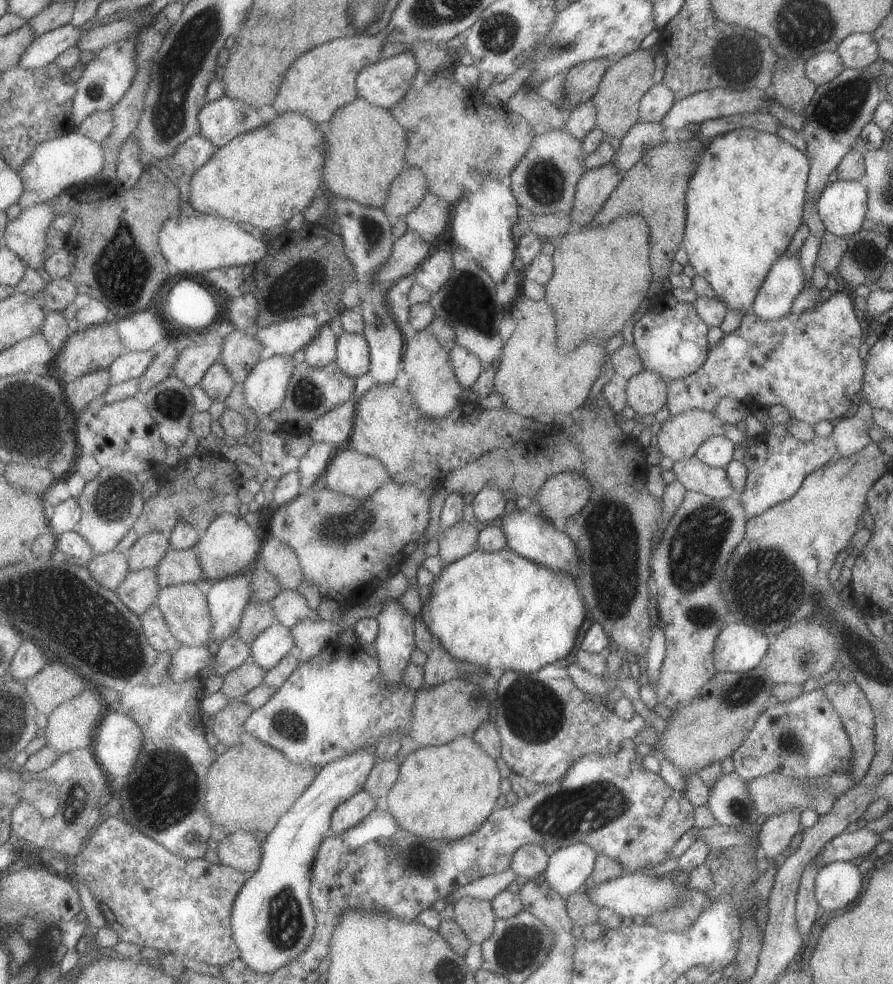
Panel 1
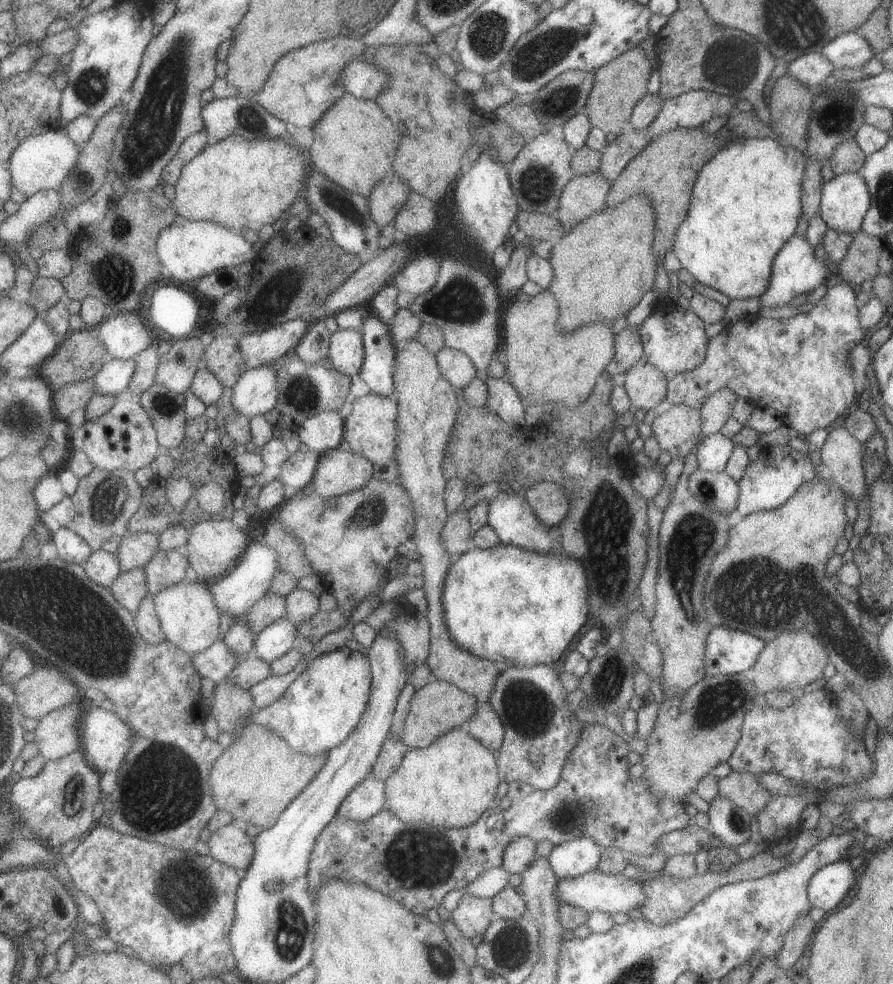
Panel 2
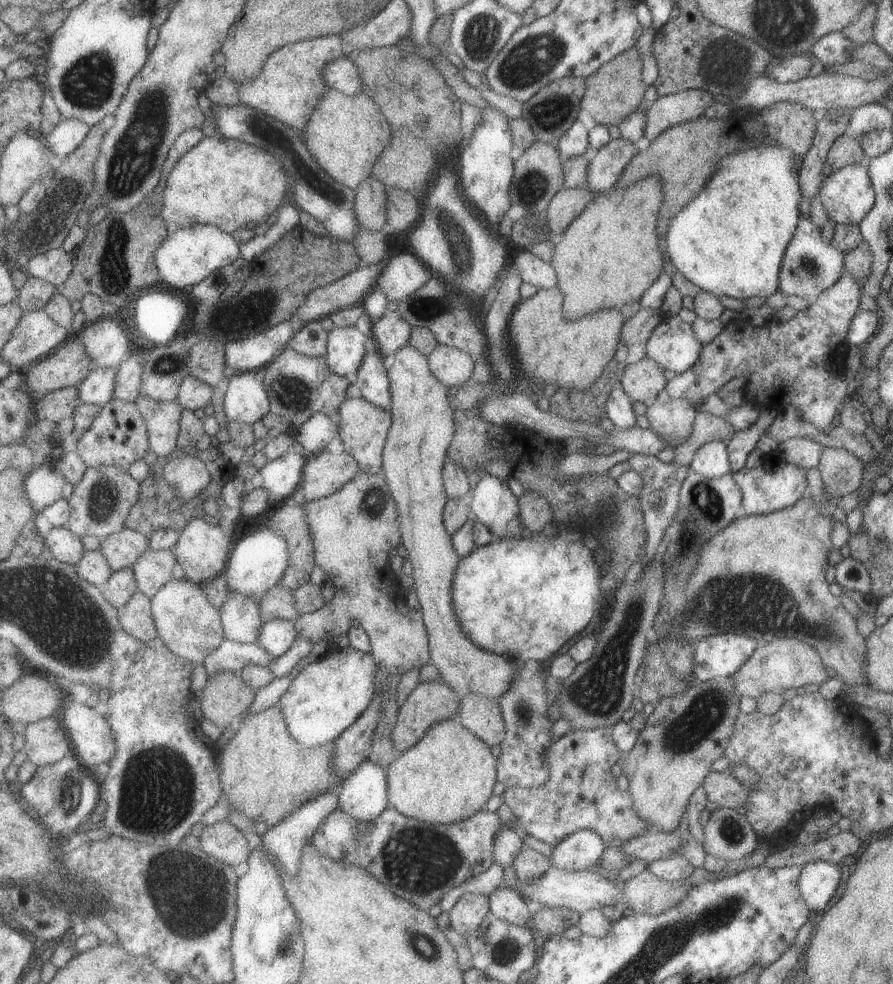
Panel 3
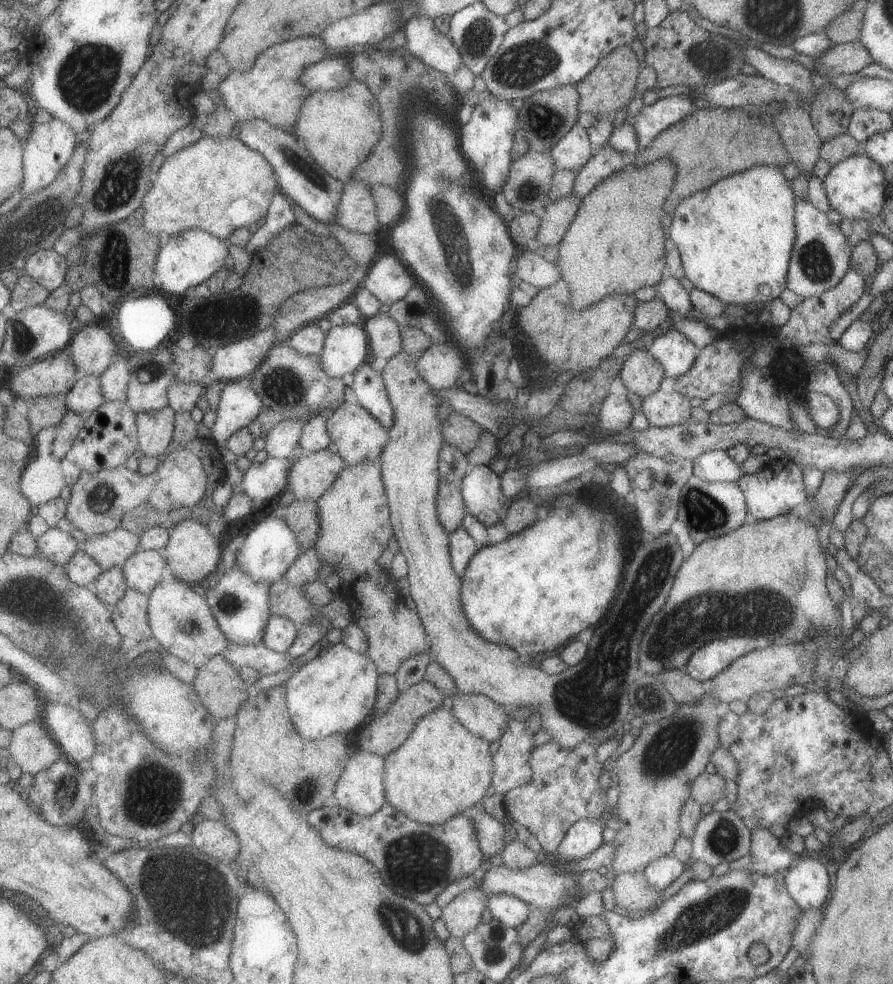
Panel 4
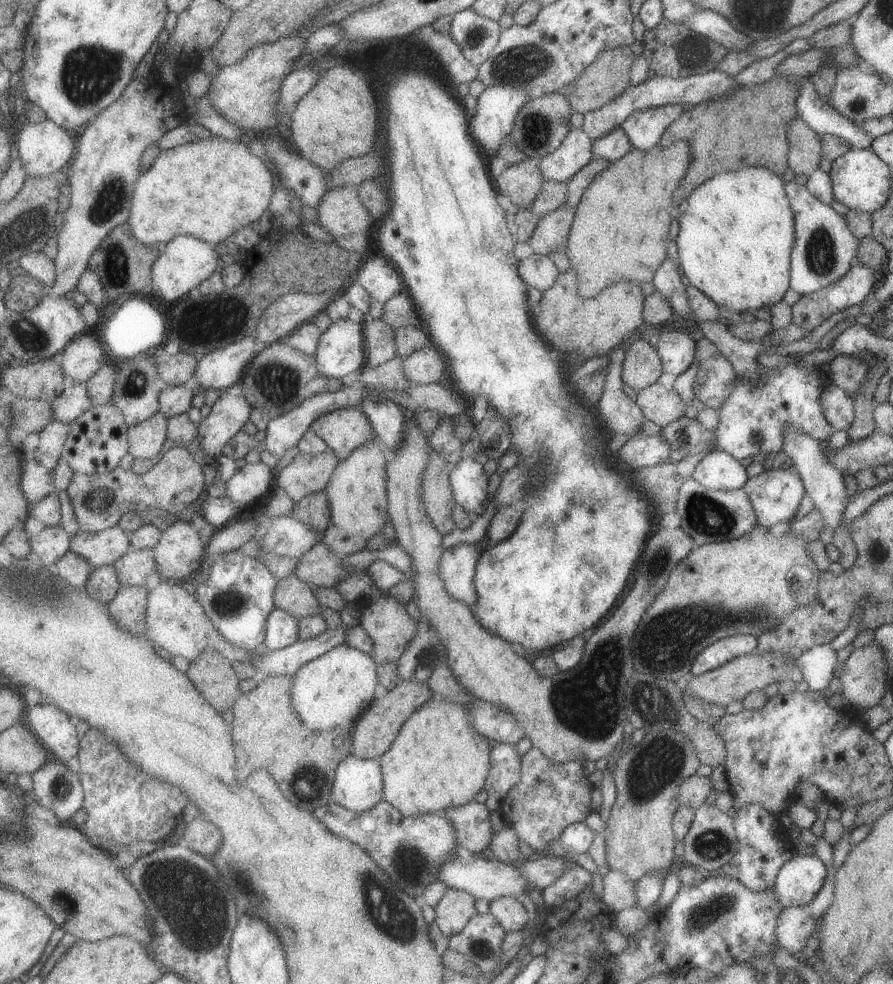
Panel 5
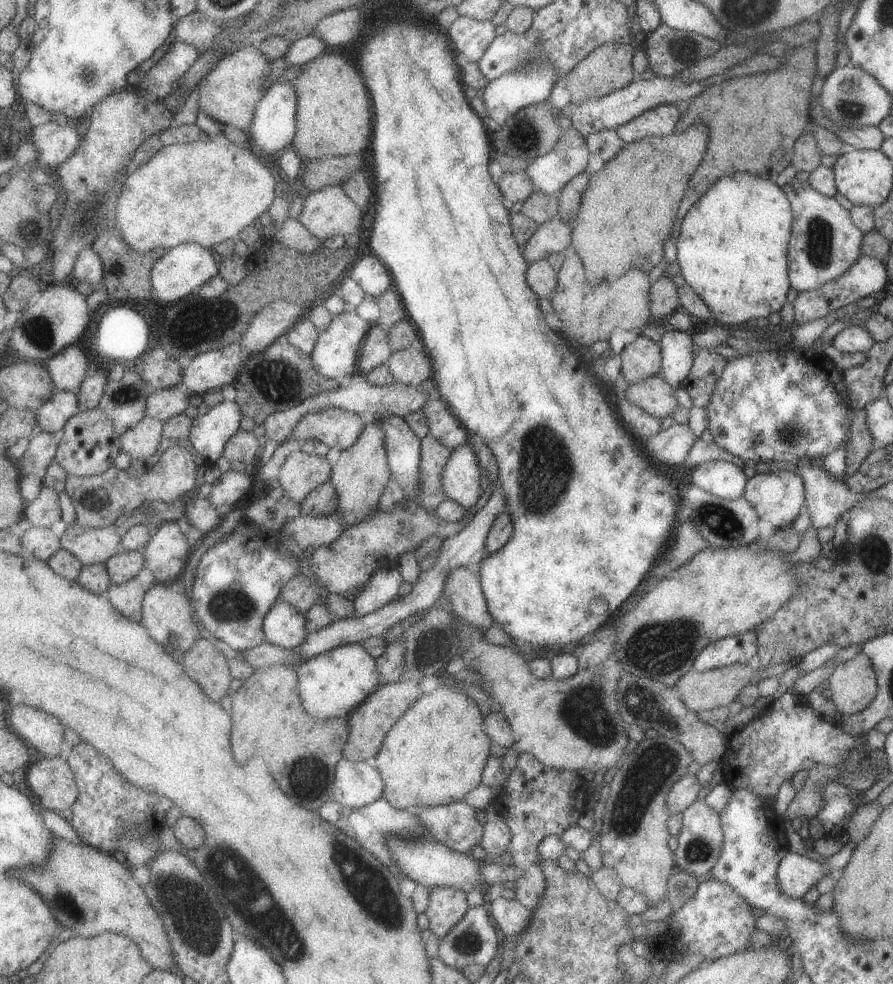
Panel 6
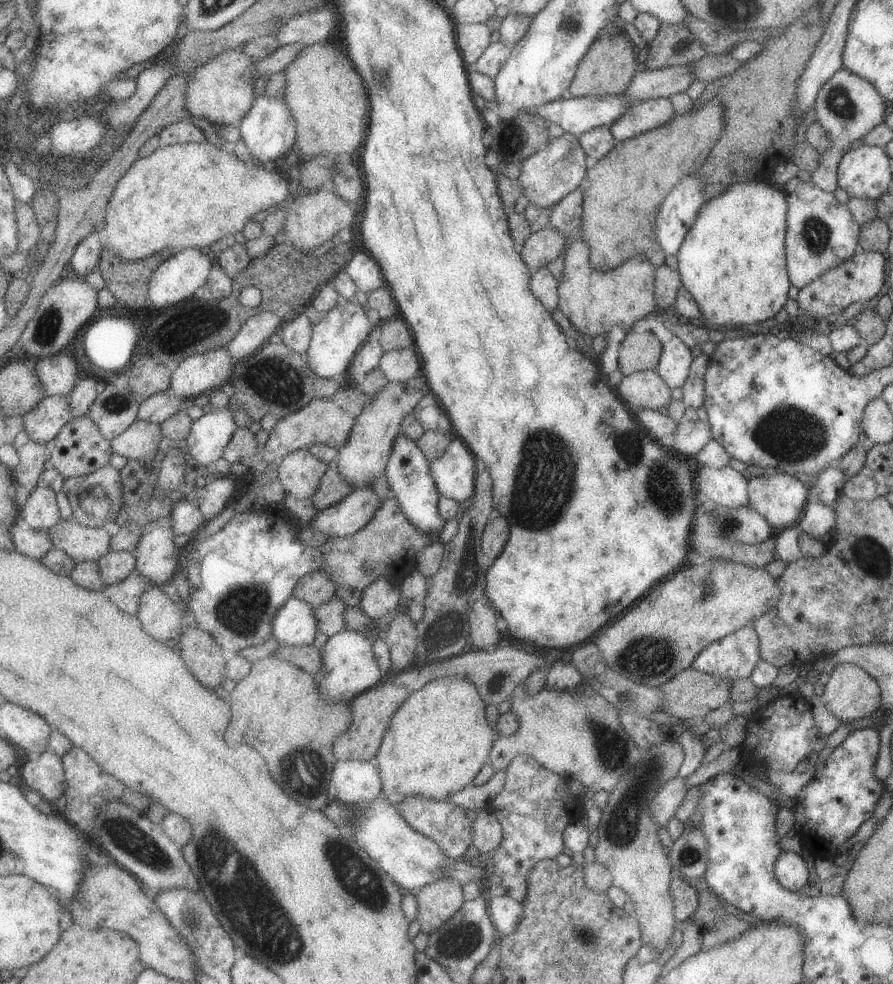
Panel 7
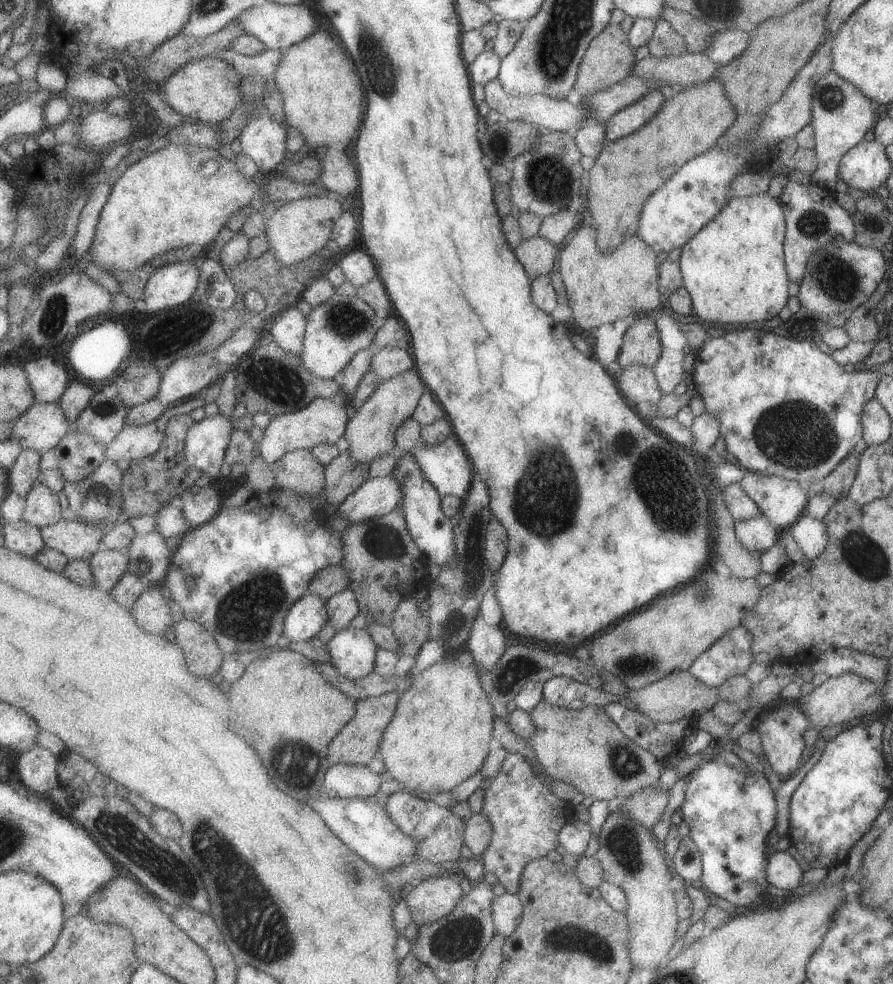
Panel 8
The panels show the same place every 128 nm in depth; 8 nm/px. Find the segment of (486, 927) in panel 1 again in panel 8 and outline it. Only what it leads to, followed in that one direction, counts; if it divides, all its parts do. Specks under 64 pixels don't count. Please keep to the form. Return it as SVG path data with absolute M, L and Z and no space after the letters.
M441 875L421 881L404 893L412 908L414 922L419 927L433 924L450 915L458 907L463 895L465 892L457 879Z

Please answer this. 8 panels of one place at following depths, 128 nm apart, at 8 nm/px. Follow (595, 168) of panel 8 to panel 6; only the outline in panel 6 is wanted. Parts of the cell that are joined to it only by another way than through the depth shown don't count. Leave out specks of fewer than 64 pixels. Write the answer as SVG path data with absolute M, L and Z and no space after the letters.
M698 123L680 133L673 132L664 137L646 137L633 143L625 143L610 161L603 163L599 172L591 174L581 196L579 216L574 220L571 246L581 256L585 266L584 277L592 287L617 279L630 268L639 268L641 272L648 273L661 262L663 242L671 234L677 204L686 188L687 179L703 158L707 137L708 129Z

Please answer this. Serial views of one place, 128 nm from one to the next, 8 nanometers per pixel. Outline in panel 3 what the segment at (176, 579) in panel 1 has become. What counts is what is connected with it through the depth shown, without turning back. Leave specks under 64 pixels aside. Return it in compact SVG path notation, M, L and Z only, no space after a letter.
M147 550L133 566L138 590L153 598L174 579L177 564L178 558L173 550Z

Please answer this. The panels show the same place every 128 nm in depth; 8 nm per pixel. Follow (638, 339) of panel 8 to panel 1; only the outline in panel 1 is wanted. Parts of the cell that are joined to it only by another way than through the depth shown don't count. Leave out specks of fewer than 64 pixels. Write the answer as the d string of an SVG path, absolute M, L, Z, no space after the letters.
M641 370L637 375L630 376L626 380L624 391L626 392L626 404L631 407L635 417L644 417L647 414L655 414L657 410L666 404L667 382L654 372Z

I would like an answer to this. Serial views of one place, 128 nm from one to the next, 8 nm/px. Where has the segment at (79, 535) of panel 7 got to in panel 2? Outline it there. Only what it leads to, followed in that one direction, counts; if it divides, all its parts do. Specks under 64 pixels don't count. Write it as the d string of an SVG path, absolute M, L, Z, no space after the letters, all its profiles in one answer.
M150 532L132 533L119 540L120 550L117 554L122 562L122 570L145 569L161 550L160 542L160 534Z

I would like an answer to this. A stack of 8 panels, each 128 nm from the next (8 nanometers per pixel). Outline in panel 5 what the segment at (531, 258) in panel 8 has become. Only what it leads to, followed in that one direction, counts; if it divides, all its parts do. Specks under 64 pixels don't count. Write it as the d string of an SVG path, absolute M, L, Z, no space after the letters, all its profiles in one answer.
M565 204L540 219L527 243L537 255L547 255L551 252L566 253L573 220L575 220L575 209Z

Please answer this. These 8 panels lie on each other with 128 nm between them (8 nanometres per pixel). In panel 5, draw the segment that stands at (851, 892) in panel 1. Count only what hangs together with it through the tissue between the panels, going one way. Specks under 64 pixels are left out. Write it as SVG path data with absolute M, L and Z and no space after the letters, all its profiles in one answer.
M814 854L793 855L777 873L774 891L782 908L809 904L822 887L828 872Z

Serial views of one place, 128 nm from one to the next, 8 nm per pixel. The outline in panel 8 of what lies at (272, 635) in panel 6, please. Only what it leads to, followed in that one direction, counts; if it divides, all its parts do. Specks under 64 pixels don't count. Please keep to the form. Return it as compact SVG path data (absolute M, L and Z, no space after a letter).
M311 592L303 595L289 611L284 636L291 642L315 638L330 620L326 600Z

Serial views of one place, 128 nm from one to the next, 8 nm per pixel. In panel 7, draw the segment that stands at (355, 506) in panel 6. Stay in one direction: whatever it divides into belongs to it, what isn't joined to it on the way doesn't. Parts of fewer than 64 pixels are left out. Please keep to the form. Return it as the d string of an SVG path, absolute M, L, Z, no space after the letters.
M425 374L406 383L390 382L357 416L351 438L340 448L338 456L340 473L348 484L355 487L355 490L371 486L373 479L386 474L395 439L402 432L403 421L429 393L433 393L433 390Z

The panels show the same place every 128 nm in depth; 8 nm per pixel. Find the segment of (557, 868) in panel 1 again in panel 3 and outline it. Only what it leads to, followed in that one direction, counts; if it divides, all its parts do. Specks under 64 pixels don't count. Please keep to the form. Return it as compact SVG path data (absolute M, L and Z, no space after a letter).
M583 829L570 834L554 847L550 858L556 867L570 871L597 867L601 853L605 850L603 843L595 832Z

